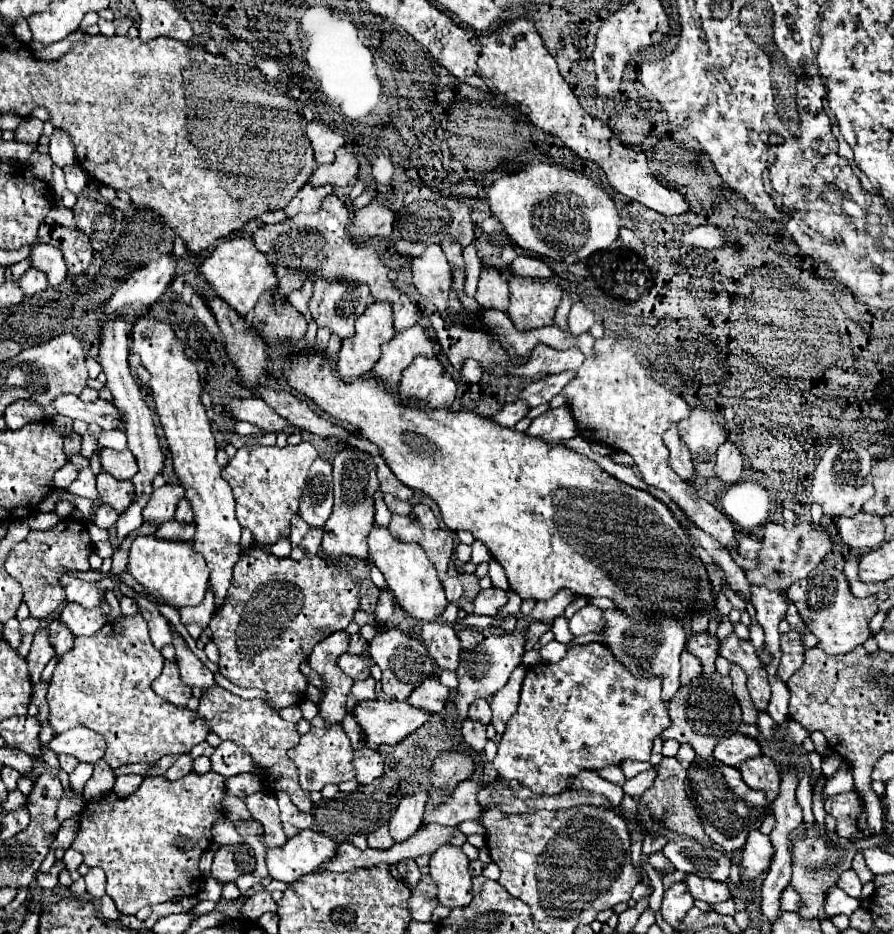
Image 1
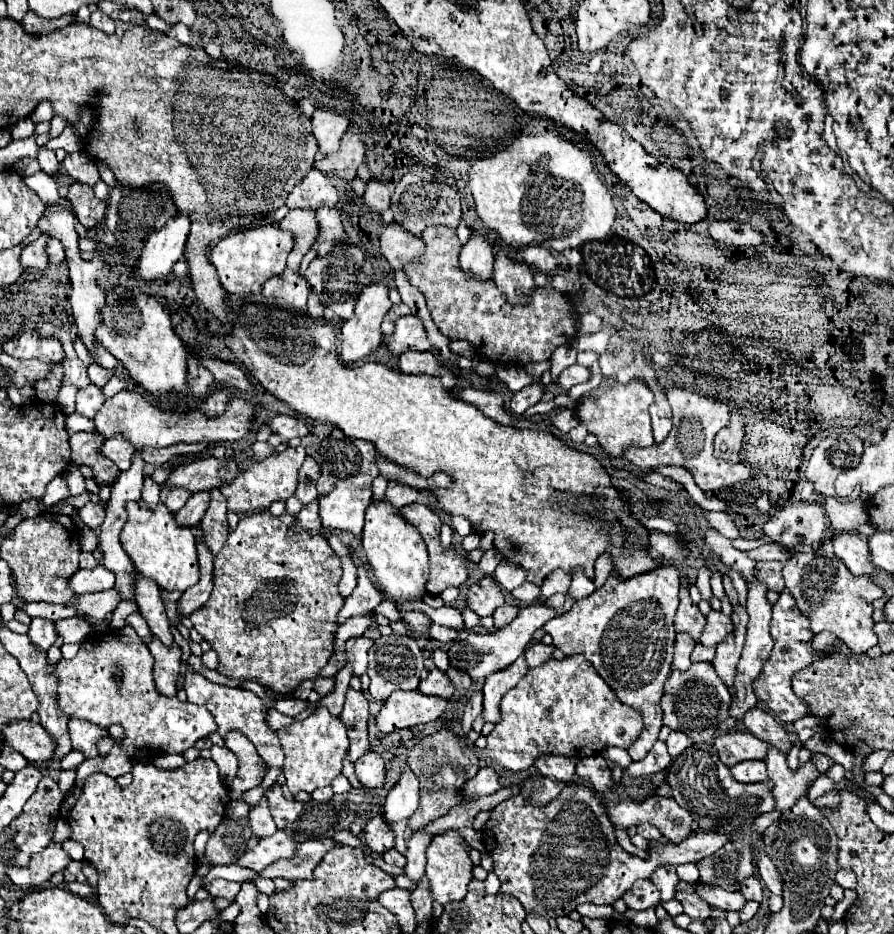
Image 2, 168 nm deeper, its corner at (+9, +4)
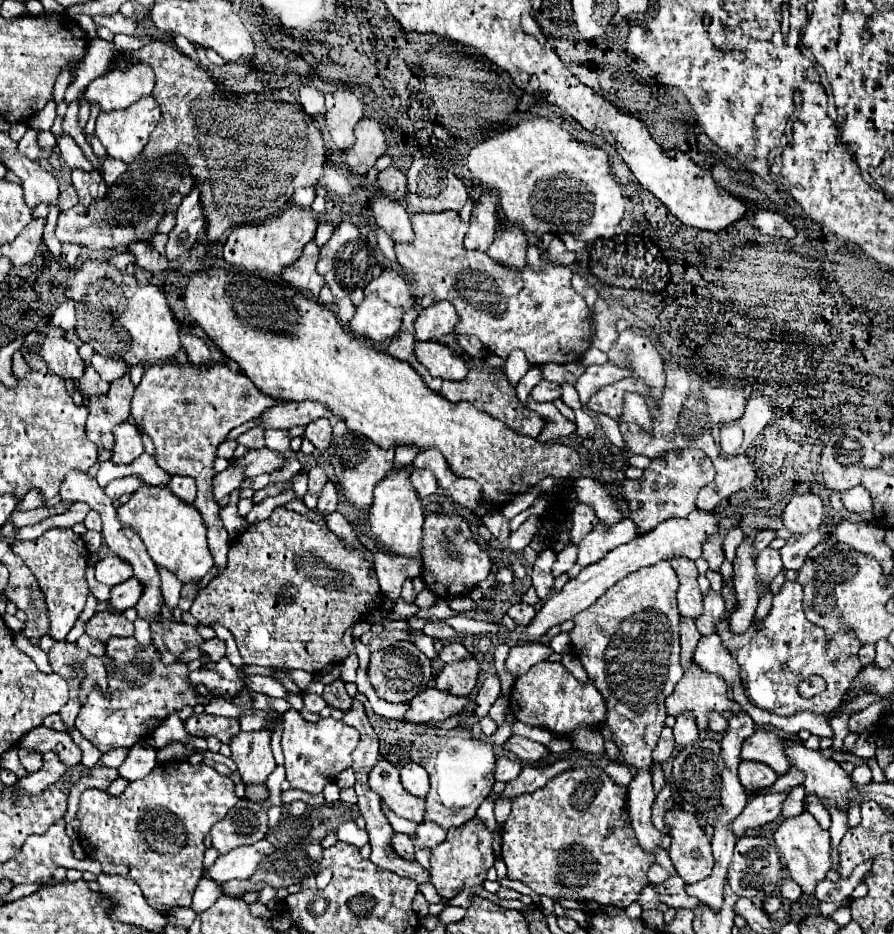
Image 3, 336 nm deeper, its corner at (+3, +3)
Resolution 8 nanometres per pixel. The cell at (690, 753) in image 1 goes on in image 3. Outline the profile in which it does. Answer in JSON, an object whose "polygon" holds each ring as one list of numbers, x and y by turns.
{"polygon":[[684,711,684,715,676,715,676,723,672,729,674,729,676,743,682,747,686,747,698,739,696,719,692,719,692,715,688,715,688,711]]}

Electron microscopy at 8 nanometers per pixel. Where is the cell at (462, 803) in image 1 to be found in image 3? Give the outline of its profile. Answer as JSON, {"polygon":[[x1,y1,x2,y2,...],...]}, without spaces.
{"polygon":[[500,757,496,761,496,781,512,781,520,775,522,771,522,763,518,759,510,759,510,757]]}

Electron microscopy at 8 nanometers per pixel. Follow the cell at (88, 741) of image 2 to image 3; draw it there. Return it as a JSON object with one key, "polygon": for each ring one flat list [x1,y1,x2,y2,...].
{"polygon":[[112,637,106,643,106,655,114,663,114,669,106,667,108,695,92,691,76,717,76,729,102,753,116,747,134,747,146,733,162,725,168,719,168,715,180,711,186,705,206,705,212,697,224,697,228,701,232,699,216,689,208,689,208,693,212,693,210,697,198,693,198,689,192,687,188,679,188,665,164,665,154,643,150,643,148,647,140,647,140,643,134,637]]}

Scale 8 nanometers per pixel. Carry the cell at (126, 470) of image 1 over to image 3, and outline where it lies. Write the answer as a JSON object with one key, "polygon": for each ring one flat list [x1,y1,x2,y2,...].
{"polygon":[[120,423,114,427,114,463,132,463,144,453,142,437,132,423]]}

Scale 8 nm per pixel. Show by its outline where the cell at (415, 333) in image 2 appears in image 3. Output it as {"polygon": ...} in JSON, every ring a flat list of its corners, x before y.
{"polygon":[[436,301,434,305,422,309,414,323,416,341,436,341,442,335,454,331,458,323,458,313,448,301]]}

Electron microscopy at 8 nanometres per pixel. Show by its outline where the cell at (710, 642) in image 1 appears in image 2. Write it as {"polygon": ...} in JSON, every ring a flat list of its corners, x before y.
{"polygon":[[682,580,682,586,680,586,680,606,678,606,674,624,676,624,676,632,690,634,694,638,694,642,698,642,698,638,702,636,702,630,704,630,704,624,706,624,706,618,702,616,702,612,690,600,690,594,688,594,684,580]]}

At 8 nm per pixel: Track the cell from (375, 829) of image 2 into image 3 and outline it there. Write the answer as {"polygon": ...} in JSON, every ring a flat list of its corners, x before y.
{"polygon":[[396,833,394,839,392,839,392,847,394,847,394,851,396,851,400,857,404,857,404,859,408,859,408,861,414,861,414,843,412,843,412,839,410,839,408,835]]}

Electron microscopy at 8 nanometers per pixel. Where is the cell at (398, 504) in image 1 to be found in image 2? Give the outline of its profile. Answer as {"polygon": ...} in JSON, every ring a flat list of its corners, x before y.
{"polygon":[[390,480,386,488,386,502,390,502,394,508,402,508,402,506,416,502,416,494,418,490,408,488,408,486,398,486,396,482]]}

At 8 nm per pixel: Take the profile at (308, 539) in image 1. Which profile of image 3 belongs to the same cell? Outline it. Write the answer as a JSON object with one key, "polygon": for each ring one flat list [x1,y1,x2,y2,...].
{"polygon":[[328,481,320,493,320,499,318,499,318,509,322,513,334,513,336,511,336,505,338,505,338,489,332,481]]}

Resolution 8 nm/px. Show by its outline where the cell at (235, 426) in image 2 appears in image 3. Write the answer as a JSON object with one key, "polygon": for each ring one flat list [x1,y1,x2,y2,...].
{"polygon":[[302,401,302,403,278,403,270,409,266,409,262,415,262,427,264,429,290,429,296,425,308,425,314,419,326,417,334,419,334,415,320,403,314,401]]}

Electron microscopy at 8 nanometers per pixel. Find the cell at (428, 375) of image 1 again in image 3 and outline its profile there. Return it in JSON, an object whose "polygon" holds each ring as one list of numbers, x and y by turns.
{"polygon":[[428,341,428,343,416,343,416,357,418,361,430,371,432,377,460,381,468,375,466,363,446,345]]}

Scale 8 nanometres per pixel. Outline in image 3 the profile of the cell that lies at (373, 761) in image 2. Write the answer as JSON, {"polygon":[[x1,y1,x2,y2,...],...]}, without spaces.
{"polygon":[[380,759,378,765,370,771,370,787,390,805,390,809,398,817,410,819,414,823,422,823,424,821,426,799,410,795,402,787,398,769,390,761]]}

